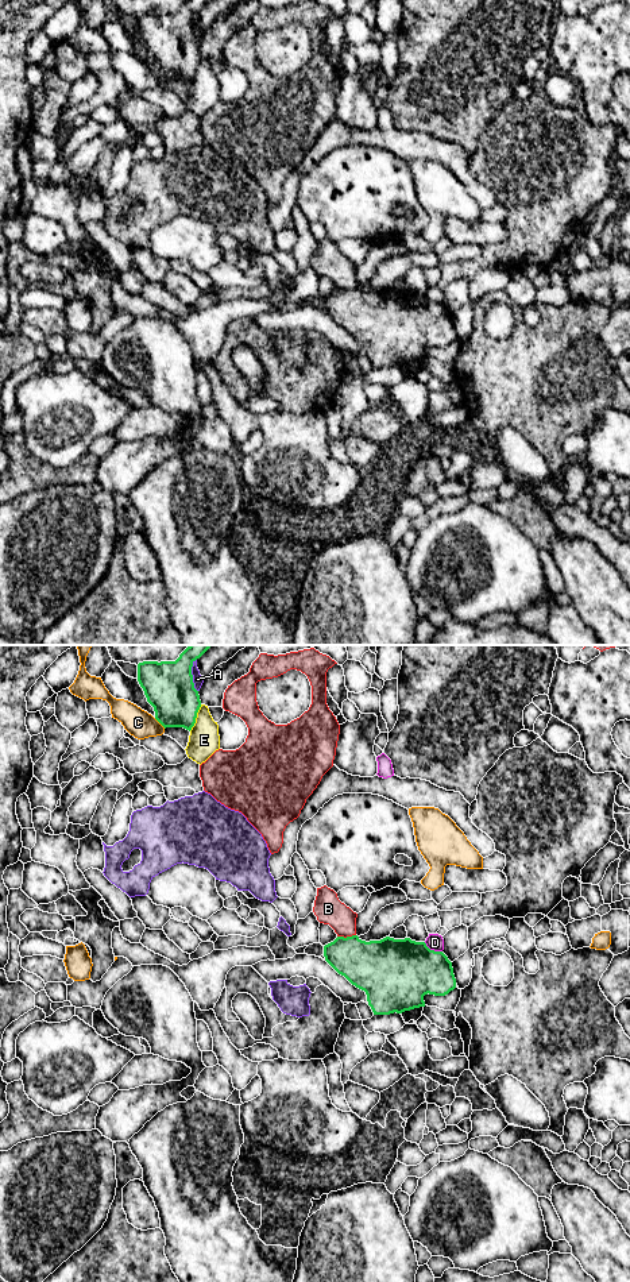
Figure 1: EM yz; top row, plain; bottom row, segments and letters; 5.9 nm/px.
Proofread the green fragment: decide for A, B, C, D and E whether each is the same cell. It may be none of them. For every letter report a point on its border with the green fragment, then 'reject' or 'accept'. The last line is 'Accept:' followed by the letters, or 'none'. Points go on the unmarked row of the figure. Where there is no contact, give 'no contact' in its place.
A: yz (192, 27) | reject
B: yz (347, 289) | reject
C: yz (159, 74) | reject
D: yz (433, 302) | reject
E: yz (196, 69) | reject
Accept: none

